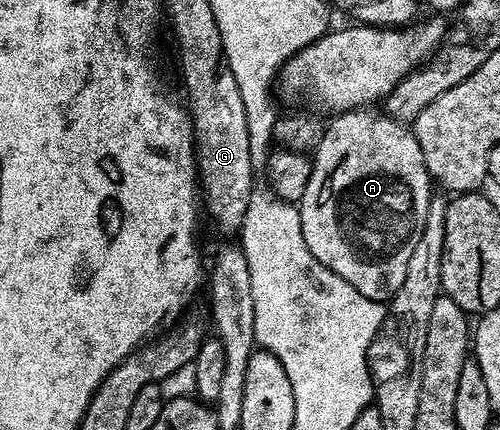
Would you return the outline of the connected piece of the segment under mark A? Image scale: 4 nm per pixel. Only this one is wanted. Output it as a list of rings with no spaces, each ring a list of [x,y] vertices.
[[[379,108],[345,110],[332,118],[335,119],[326,123],[319,145],[313,151],[309,184],[305,184],[305,196],[297,203],[301,236],[305,236],[309,252],[313,252],[321,265],[353,284],[363,298],[386,303],[401,288],[413,248],[421,240],[433,179],[427,172],[425,156],[421,156],[421,144],[417,144],[417,136],[408,123],[390,118]]]

